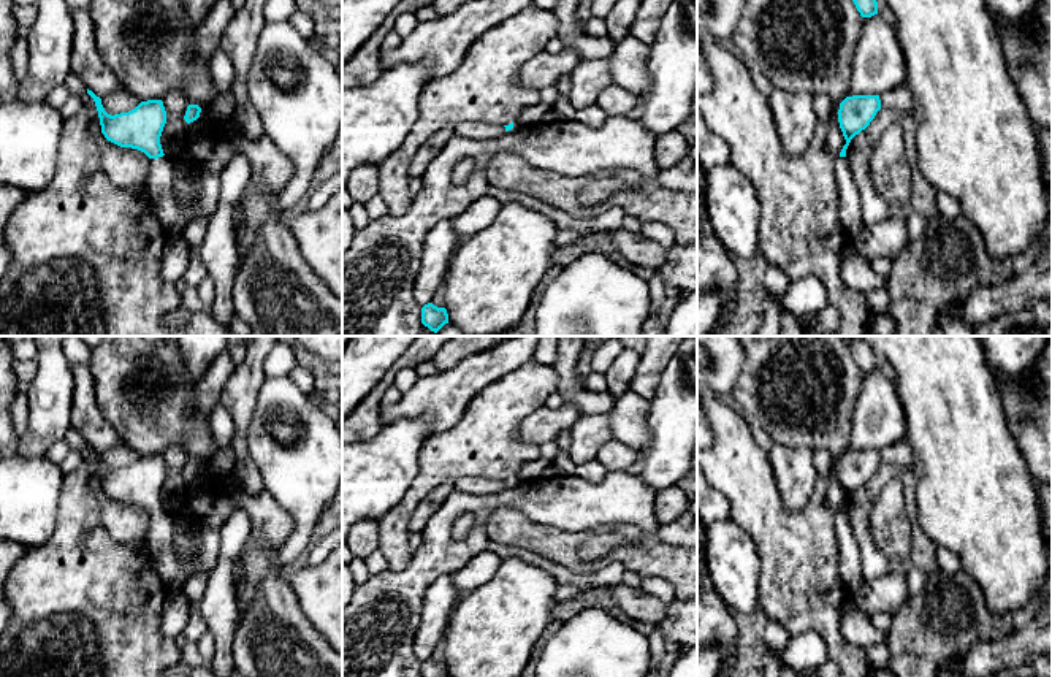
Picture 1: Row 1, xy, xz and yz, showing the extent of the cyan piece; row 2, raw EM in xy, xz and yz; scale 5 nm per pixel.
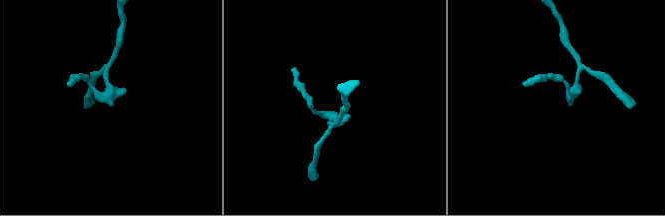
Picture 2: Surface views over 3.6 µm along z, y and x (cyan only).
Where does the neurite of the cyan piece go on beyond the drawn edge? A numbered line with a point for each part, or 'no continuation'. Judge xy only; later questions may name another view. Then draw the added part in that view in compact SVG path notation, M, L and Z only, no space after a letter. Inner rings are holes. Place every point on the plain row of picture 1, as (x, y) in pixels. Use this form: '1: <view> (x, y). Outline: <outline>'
1: xy (160, 539). Outline: M163 511L151 515L147 549L166 587L176 588L198 572L214 571L220 550L220 531L212 526L203 528L196 549L187 560L181 560L174 544L174 518Z

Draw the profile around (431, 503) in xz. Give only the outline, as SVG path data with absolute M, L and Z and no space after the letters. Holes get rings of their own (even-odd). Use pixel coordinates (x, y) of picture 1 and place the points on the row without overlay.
M445 482L434 488L423 501L420 501L409 523L409 531L421 533L433 514L440 507L440 504L448 498L453 490L453 482Z

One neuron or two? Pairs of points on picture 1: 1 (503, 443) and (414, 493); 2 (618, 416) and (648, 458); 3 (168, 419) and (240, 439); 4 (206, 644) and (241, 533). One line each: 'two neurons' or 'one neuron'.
1: one neuron
2: two neurons
3: two neurons
4: two neurons

